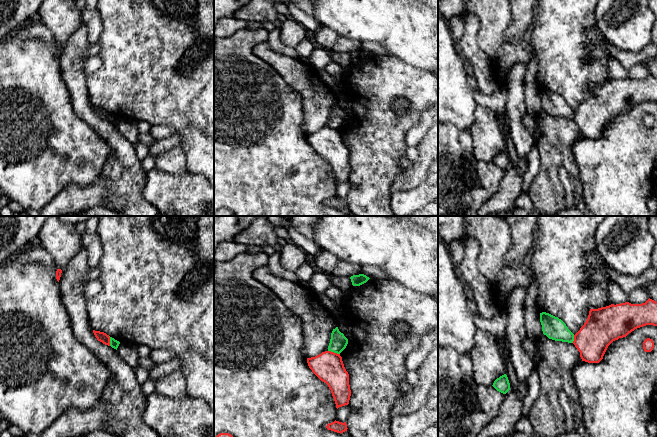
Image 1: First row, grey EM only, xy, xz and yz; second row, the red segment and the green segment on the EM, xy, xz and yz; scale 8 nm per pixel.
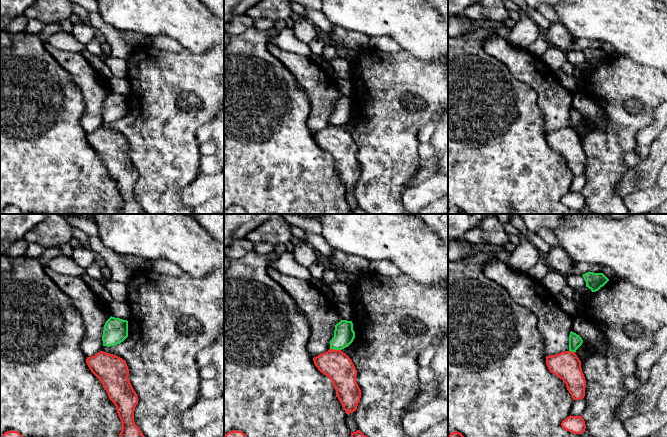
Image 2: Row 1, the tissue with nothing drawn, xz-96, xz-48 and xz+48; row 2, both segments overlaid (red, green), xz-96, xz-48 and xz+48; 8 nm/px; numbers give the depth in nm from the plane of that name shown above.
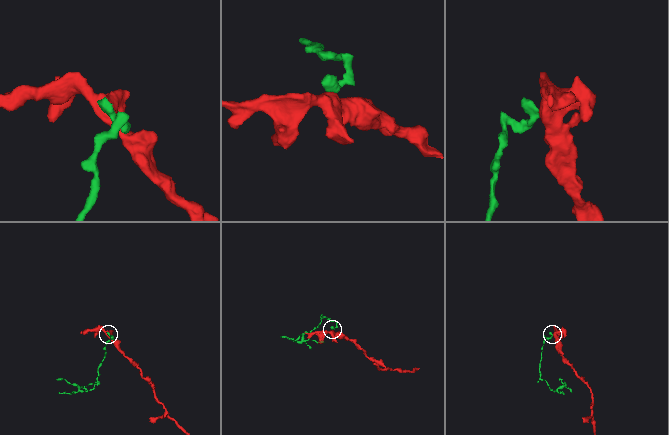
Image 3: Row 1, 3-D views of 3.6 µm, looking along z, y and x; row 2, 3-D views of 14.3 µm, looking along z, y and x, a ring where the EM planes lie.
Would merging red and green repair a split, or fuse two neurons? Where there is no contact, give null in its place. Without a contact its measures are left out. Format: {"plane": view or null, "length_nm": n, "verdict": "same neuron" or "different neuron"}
{"plane": "xz", "length_nm": 100, "verdict": "different neuron"}

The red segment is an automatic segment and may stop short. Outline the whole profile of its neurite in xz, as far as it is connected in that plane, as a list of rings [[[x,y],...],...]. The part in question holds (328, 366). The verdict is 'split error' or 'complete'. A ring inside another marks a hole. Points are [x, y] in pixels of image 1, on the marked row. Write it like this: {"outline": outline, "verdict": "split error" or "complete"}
{"outline": [[[325,351],[315,357],[307,358],[307,363],[312,372],[328,385],[336,408],[348,405],[351,396],[349,374],[340,354]]], "verdict": "complete"}

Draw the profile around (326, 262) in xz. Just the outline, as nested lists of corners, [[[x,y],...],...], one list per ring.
[[[321,250],[315,256],[314,266],[321,272],[330,276],[339,274],[342,276],[353,276],[362,274],[361,266],[346,261],[341,261],[334,254]]]

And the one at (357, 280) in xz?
[[[364,274],[353,275],[350,277],[353,286],[360,286],[366,283],[370,278]]]

